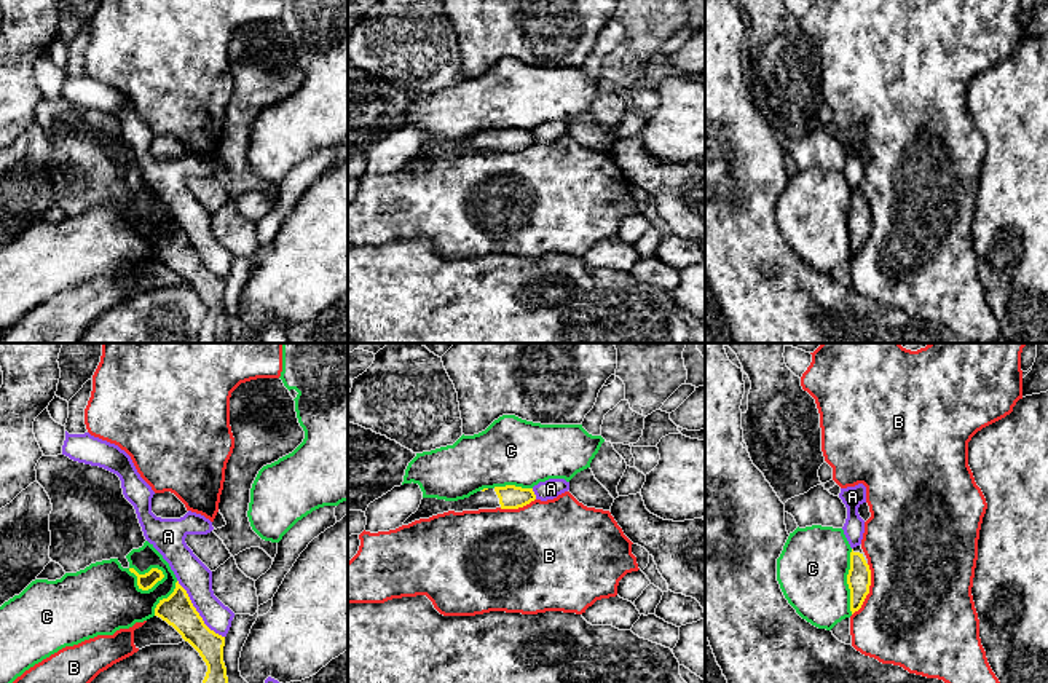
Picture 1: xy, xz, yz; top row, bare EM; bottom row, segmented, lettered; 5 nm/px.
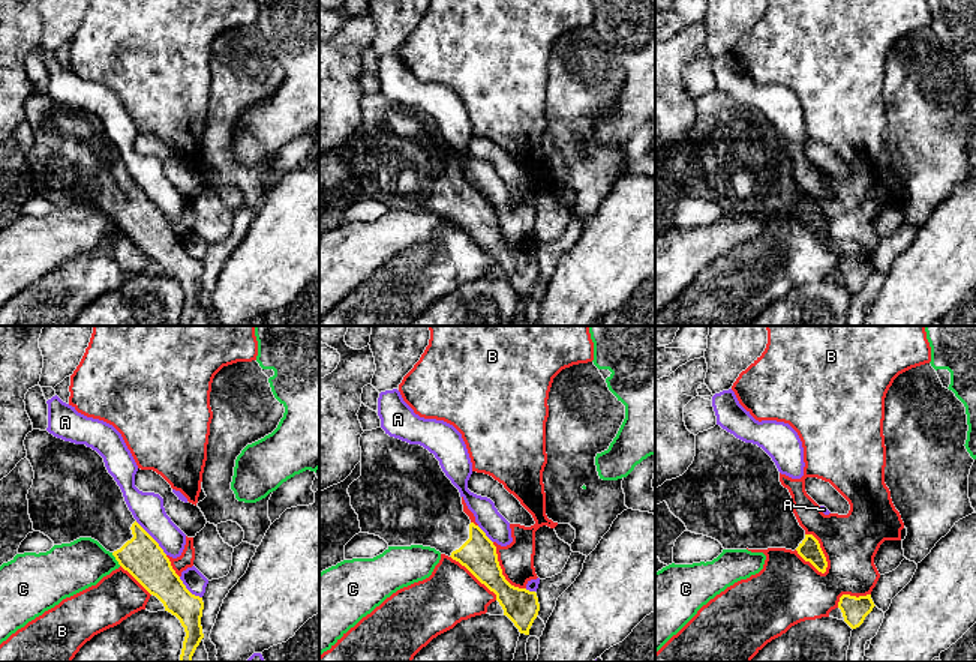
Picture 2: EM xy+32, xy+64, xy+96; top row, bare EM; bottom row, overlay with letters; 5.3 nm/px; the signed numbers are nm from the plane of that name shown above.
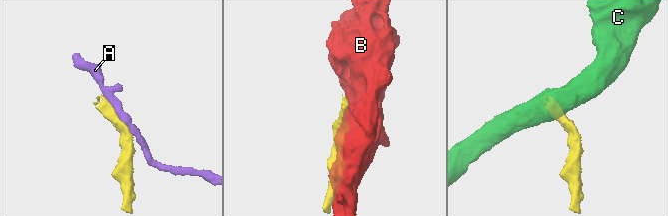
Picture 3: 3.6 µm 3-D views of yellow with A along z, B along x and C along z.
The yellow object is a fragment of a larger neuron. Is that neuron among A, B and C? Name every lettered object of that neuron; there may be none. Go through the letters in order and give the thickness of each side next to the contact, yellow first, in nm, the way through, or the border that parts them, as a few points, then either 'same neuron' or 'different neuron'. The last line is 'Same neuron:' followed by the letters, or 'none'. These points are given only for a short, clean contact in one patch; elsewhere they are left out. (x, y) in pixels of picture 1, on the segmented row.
A: calibres 160 and 160 nm; different neuron
B: calibres 120 and 480 nm; different neuron
C: calibres 80 and 360 nm; border xy (128, 568), (137, 573), (158, 568), (165, 576); different neuron
Same neuron: none

